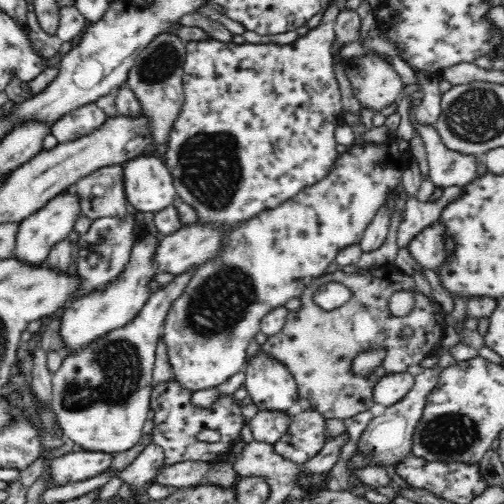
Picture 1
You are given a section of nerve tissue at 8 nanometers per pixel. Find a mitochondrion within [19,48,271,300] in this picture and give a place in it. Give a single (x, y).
(210, 164)

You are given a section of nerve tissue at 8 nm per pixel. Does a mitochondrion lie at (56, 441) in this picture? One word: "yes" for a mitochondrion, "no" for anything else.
no

